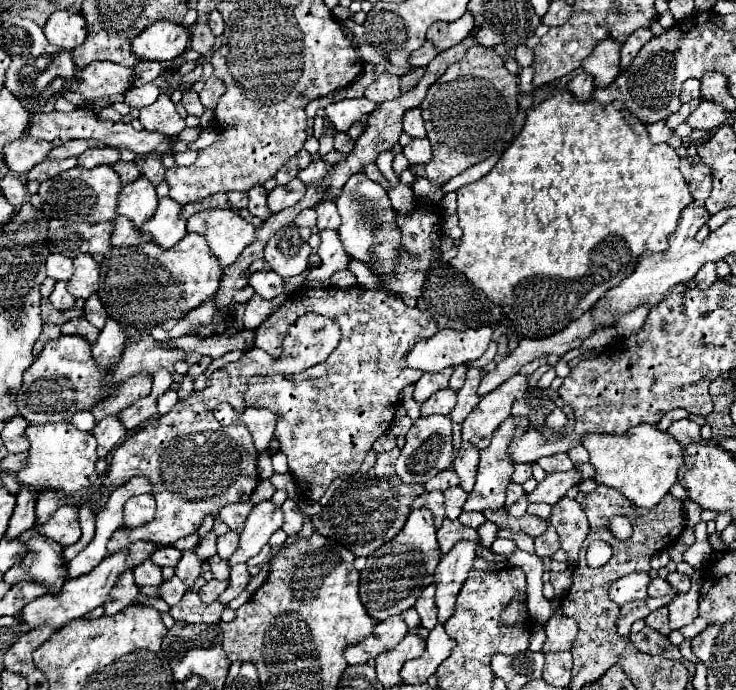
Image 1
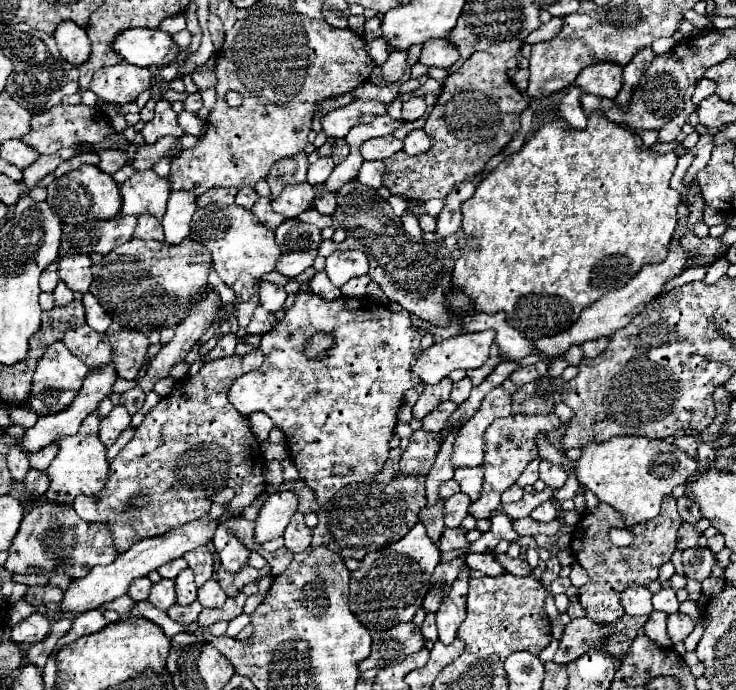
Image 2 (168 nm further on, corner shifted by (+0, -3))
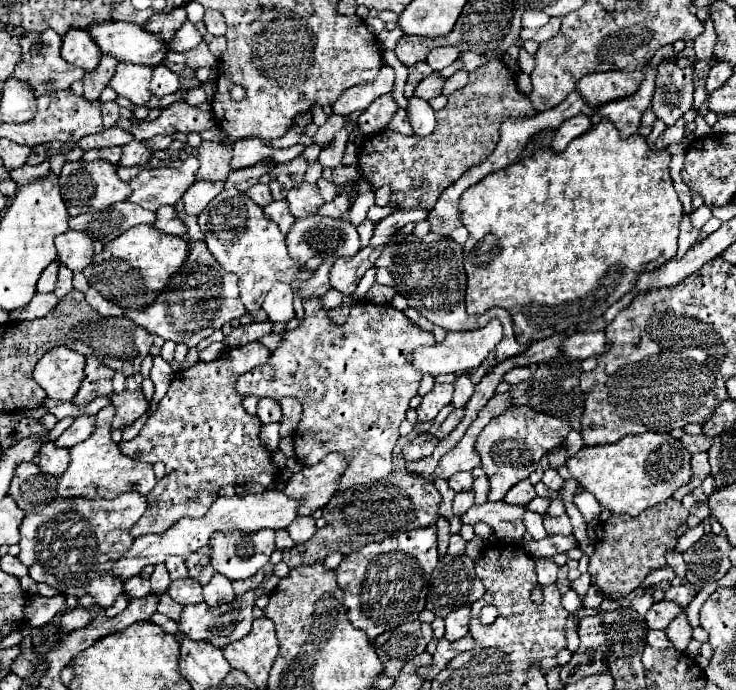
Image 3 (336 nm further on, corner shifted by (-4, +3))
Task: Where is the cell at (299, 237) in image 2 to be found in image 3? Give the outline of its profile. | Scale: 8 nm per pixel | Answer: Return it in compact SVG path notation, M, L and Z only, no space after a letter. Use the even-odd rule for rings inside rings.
M301 217L295 219L293 229L285 237L289 255L299 265L305 265L313 255L335 251L343 257L353 257L361 249L359 233L347 219Z

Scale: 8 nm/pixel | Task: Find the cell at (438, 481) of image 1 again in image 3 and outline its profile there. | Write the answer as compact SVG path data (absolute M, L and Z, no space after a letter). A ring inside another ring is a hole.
M455 473L453 477L449 477L449 487L451 487L455 493L469 491L471 485L473 485L473 477L471 477L471 473Z

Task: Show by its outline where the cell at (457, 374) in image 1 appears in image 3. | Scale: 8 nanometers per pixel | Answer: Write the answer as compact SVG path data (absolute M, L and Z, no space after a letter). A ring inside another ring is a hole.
M459 375L455 385L455 395L453 395L453 407L463 407L471 395L473 395L473 383L469 379L469 375Z

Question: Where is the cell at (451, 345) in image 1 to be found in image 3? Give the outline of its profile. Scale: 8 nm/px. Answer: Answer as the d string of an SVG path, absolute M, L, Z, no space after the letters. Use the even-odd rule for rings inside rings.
M491 319L485 327L477 329L477 331L465 331L465 333L447 333L443 343L435 343L431 347L417 347L413 353L413 367L429 373L433 377L443 375L443 373L453 373L453 375L461 375L465 371L471 371L475 367L479 367L485 357L495 349L495 345L501 341L503 337L503 327L499 323L499 319Z

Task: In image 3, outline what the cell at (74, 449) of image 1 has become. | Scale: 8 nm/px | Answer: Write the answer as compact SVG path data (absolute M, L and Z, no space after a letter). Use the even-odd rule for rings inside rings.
M113 405L103 407L95 415L95 431L79 445L69 449L69 469L59 477L57 495L59 497L85 497L85 499L115 499L119 493L127 493L135 487L137 493L147 495L157 479L153 473L153 467L149 463L141 463L135 459L125 457L119 447L111 439L111 421L113 421L115 409Z

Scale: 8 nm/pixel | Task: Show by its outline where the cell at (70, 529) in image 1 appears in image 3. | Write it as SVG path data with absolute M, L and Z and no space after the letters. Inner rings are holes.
M121 493L115 499L55 499L39 513L25 515L21 523L21 563L37 583L49 583L65 595L93 595L99 607L109 607L121 595L121 581L113 577L111 565L121 559L133 537L129 529L147 509L147 497L141 493ZM43 553L43 563L41 563Z

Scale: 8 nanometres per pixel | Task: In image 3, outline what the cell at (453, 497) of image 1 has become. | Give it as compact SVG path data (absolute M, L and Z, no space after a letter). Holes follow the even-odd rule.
M473 491L457 493L455 499L453 499L453 513L455 513L457 517L461 517L471 505L473 505Z

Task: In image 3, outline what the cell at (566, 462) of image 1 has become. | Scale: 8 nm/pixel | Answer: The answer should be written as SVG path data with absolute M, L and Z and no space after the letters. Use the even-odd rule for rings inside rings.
M549 467L545 473L543 473L543 479L541 479L549 489L555 489L555 491L559 491L561 487L563 487L563 477L557 473L557 469L553 469L553 467Z

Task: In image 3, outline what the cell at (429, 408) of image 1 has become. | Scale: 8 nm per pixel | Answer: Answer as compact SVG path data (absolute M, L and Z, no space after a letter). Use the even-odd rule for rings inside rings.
M453 409L453 411L449 413L449 417L447 417L447 419L441 423L441 427L437 429L435 437L437 437L437 439L445 437L445 435L449 433L449 429L451 429L451 427L455 427L455 425L461 421L461 417L463 417L463 409Z

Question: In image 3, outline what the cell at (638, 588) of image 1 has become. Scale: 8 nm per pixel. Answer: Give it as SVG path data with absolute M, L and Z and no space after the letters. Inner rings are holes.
M645 593L645 595L641 595L641 597L637 597L637 599L633 599L633 603L631 603L631 607L639 613L639 615L645 615L647 611L649 611L649 607L653 605L655 601L653 601L653 595L649 595L649 593Z

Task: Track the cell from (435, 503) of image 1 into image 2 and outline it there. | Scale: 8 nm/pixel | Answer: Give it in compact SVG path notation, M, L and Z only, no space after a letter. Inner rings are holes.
M439 501L437 505L433 507L425 507L425 511L421 511L421 519L419 519L425 527L427 527L427 533L431 537L433 543L439 543L441 539L441 533L445 529L443 525L443 501Z

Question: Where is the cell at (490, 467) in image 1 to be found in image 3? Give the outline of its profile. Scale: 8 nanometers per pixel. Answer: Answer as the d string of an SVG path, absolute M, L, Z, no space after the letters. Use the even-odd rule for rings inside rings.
M509 407L505 413L501 413L499 417L495 417L489 425L485 425L485 429L479 433L479 439L475 443L477 453L481 455L481 469L485 471L491 489L489 489L489 501L503 501L505 493L521 479L527 479L531 471L535 471L539 459L551 451L553 447L559 447L565 441L565 421L557 419L553 415L545 415L545 413L537 413L530 407L525 407L525 413L519 413L523 407Z

